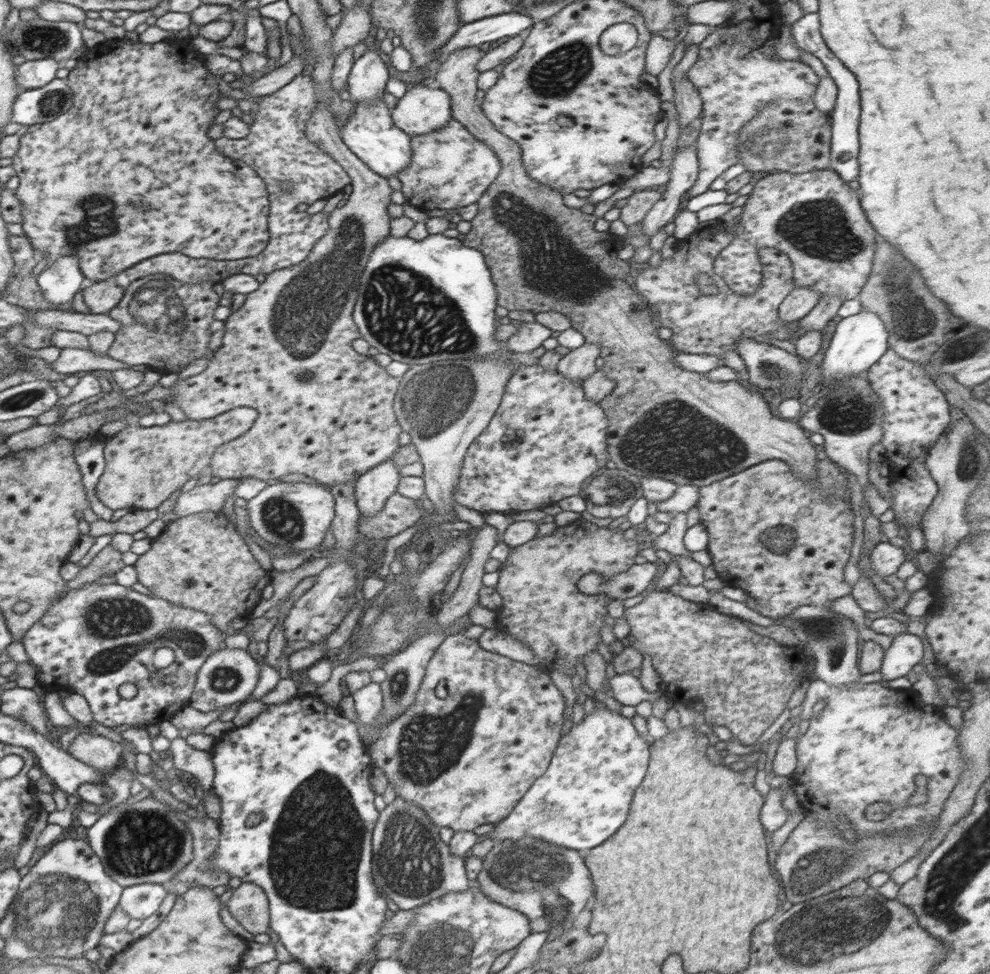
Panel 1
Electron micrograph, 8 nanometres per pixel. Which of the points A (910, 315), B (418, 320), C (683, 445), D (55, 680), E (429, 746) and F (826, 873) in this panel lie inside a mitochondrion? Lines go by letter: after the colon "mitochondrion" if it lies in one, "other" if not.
A: mitochondrion
B: mitochondrion
C: mitochondrion
D: other
E: mitochondrion
F: mitochondrion

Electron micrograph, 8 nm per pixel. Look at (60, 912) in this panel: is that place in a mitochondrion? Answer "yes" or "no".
yes

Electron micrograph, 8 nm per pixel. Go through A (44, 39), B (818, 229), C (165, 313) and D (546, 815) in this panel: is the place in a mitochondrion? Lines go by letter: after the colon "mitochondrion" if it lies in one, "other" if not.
A: mitochondrion
B: mitochondrion
C: mitochondrion
D: mitochondrion

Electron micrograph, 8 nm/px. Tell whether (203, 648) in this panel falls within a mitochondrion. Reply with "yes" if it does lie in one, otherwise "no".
yes

